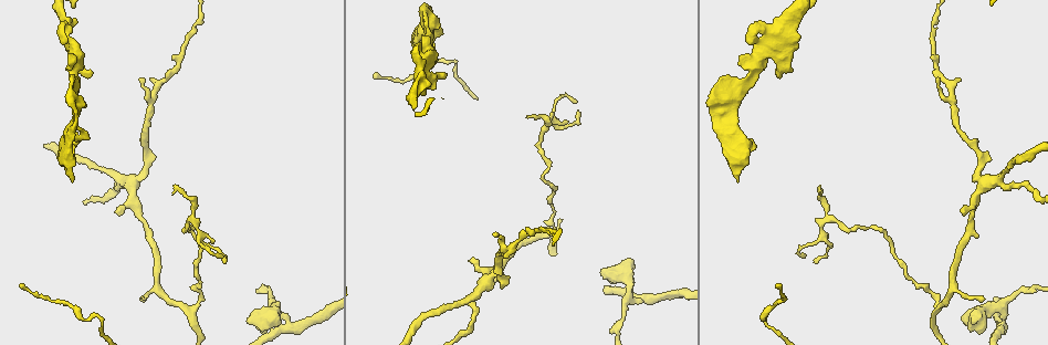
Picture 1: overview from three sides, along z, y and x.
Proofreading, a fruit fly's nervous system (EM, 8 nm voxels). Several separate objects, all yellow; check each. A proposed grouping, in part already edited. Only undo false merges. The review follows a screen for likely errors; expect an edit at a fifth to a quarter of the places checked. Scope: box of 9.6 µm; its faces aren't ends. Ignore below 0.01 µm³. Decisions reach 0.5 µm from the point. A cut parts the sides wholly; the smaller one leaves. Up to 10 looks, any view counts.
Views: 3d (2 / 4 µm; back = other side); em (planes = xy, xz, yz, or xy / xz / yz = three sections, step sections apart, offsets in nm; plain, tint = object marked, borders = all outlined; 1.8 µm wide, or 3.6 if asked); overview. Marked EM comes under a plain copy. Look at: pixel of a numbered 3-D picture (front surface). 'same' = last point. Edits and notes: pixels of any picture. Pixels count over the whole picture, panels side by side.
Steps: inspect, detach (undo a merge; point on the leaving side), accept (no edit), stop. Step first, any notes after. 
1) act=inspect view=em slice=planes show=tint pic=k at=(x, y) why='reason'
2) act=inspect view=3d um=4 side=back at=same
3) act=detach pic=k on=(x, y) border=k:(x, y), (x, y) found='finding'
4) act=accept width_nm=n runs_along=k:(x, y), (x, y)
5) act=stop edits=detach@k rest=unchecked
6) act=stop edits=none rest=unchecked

act=inspect view=em slice=planes show=tint pic=1 at=(424, 57) why='abrupt turn'

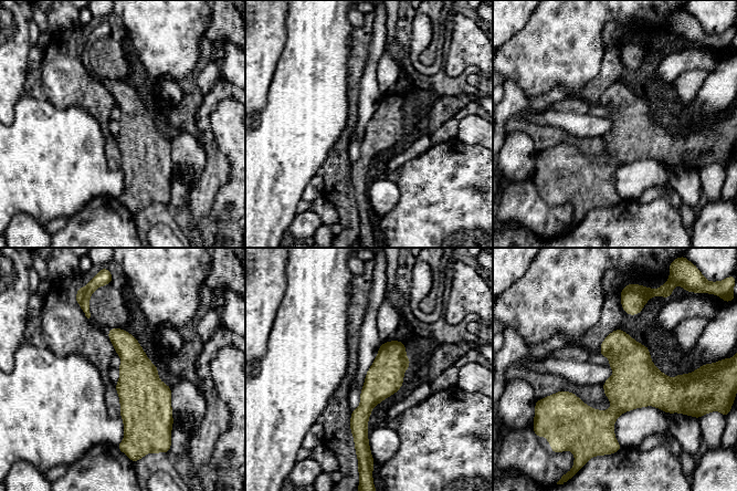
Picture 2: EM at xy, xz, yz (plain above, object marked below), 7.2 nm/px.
act=accept runs_along=2:(683, 377), (609, 416), (556, 397) found='continuous, no second neuron'

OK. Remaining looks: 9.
act=inspect view=3d um=4 pic=1 at=(76, 101) why='two arms at a narrow angle'

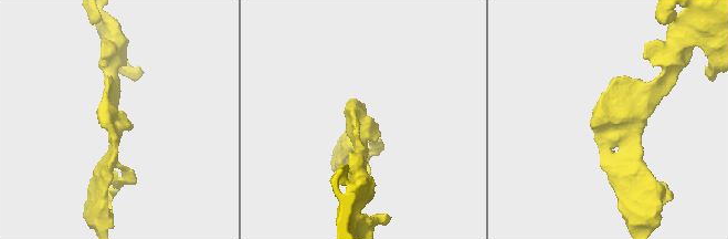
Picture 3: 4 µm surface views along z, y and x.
act=inspect view=em slice=planes show=tint pic=3 at=(116, 120)

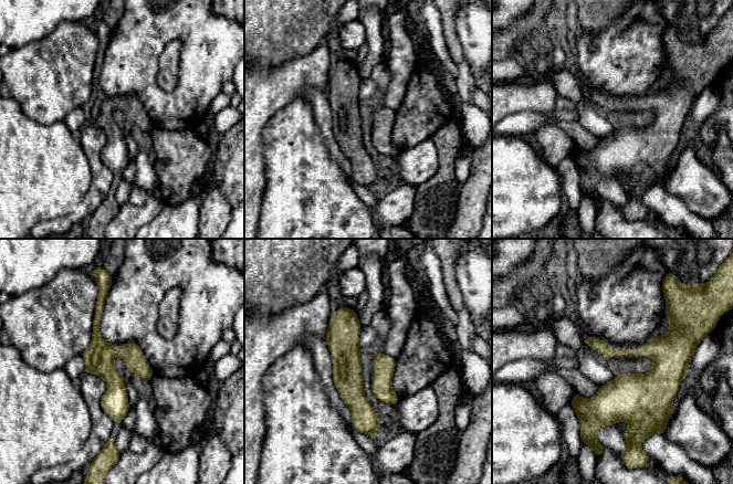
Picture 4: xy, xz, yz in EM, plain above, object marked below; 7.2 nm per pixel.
act=accept found='continuous, no second neuron'

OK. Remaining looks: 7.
act=inspect view=3d um=2 pic=1 at=(541, 236) why='sharp bend'

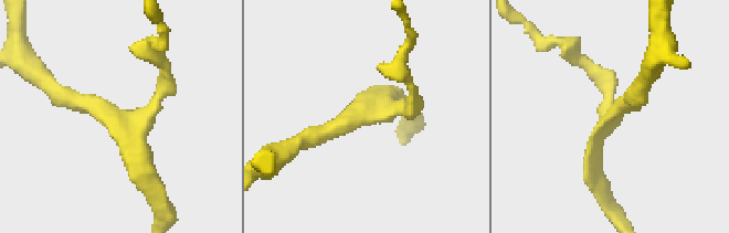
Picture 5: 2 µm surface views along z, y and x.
act=inspect view=em um=3.6 slice=planes show=borders pic=5 at=(114, 117) arms=3

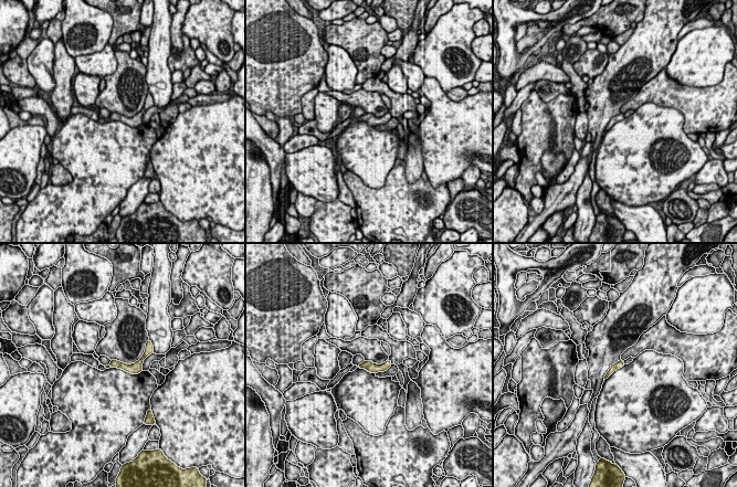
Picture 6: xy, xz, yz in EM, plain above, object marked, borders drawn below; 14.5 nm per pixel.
act=accept runs_along=6:(148, 350), (134, 367), (113, 364) found='continuous, no second neuron'

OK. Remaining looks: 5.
act=inspect view=em slice=yz step=8 show=tint pic=1 at=(643, 301) why='abrupt turn'

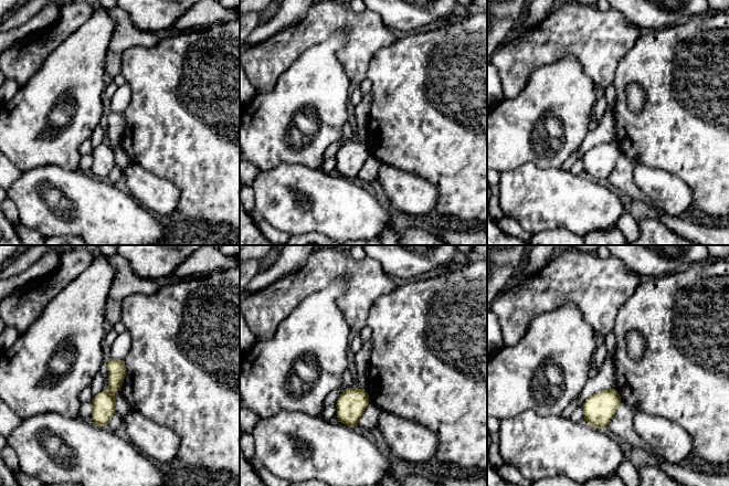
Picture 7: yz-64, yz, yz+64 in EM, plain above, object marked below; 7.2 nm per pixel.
act=inspect view=em slice=planes show=tint at=same why='another direction'

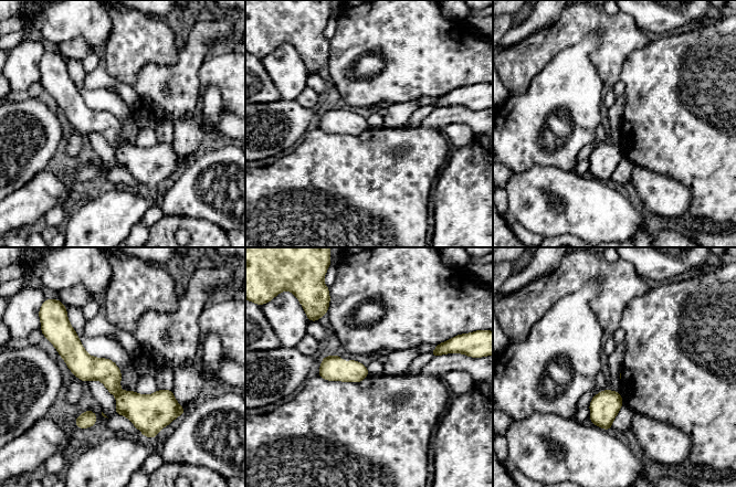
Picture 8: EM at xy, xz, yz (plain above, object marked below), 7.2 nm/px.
act=detach pic=8 on=(106, 371) found='two neurons meet here'

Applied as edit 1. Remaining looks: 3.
act=stop edits=detach@8 rest=unchecked

